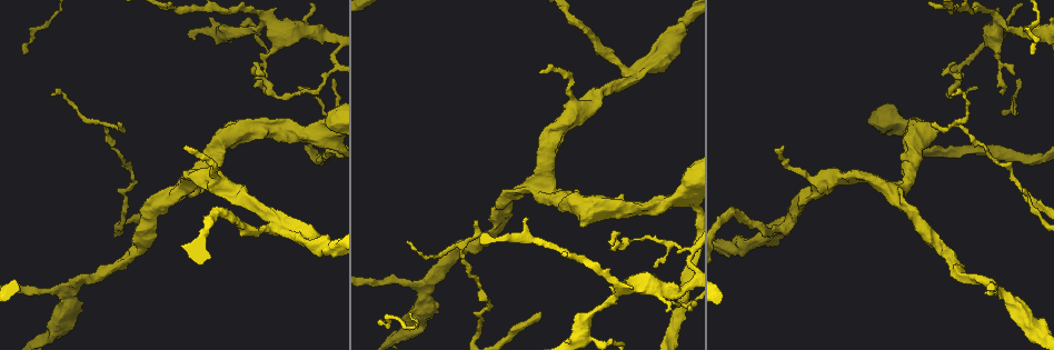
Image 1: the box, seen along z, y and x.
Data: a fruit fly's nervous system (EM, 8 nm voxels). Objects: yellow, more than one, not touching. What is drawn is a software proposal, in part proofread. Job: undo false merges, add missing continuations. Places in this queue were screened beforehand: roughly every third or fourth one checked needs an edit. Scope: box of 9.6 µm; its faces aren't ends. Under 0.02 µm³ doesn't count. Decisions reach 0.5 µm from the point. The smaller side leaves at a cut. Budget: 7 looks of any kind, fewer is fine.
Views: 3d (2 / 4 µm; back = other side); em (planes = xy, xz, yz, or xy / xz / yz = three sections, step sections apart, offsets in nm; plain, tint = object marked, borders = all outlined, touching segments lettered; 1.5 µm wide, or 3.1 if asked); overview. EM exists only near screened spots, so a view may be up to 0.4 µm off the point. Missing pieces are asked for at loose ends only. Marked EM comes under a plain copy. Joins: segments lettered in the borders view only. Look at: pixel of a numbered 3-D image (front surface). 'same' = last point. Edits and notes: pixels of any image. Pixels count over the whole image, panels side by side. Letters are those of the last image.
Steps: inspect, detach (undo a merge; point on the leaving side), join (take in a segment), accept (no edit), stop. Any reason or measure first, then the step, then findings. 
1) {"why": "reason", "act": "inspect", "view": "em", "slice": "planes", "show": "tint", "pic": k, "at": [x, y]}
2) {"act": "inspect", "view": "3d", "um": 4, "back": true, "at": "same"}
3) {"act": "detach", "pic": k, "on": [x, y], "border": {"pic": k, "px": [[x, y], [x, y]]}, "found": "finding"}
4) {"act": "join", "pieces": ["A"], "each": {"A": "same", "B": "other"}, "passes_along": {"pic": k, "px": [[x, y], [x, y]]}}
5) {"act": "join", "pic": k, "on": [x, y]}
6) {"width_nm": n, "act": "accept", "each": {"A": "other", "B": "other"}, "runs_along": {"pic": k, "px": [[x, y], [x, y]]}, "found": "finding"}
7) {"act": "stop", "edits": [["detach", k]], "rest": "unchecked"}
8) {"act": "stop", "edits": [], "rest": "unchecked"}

{"why": "three arms meet", "act": "inspect", "view": "em", "slice": "planes", "show": "tint", "pic": 1, "at": [785, 226]}

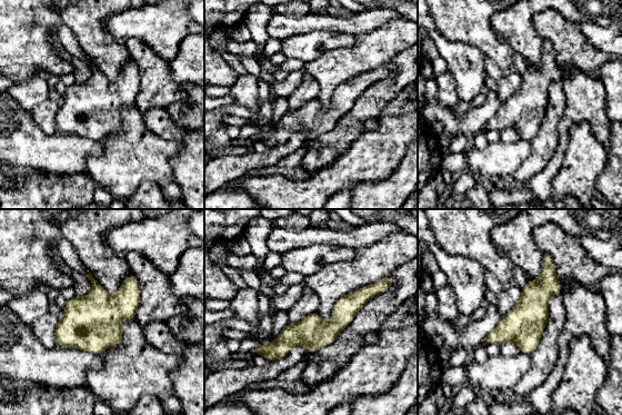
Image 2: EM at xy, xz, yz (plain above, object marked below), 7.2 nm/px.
{"act": "inspect", "view": "em", "slice": "planes", "show": "borders", "at": "same"}

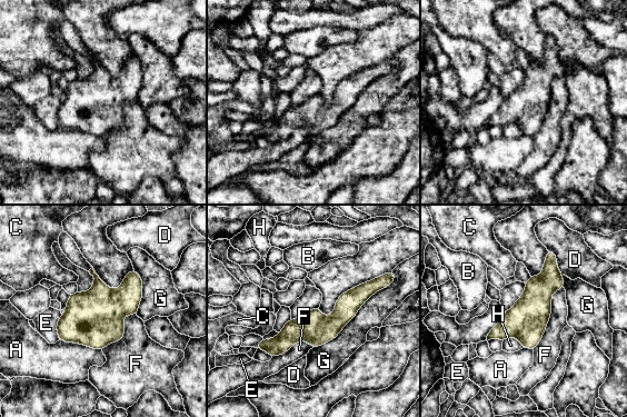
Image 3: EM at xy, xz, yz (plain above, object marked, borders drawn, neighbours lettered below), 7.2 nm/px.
{"act": "accept", "each": {"A": "other", "B": "other", "C": "other", "D": "other", "E": "other", "F": "other", "G": "other", "H": "other"}, "runs_along": {"pic": 3, "px": [[371, 288], [326, 329], [262, 347]]}, "found": "one neuron here"}

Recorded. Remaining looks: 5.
{"why": "branch stops here", "act": "inspect", "view": "3d", "um": 2, "pic": 1, "at": [475, 221]}

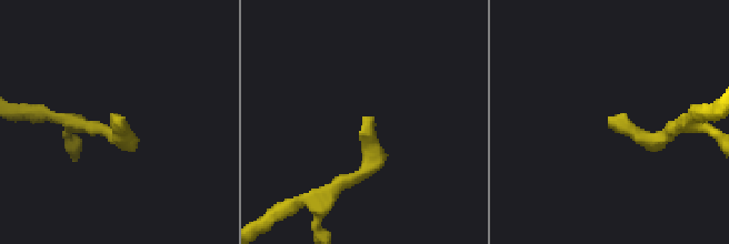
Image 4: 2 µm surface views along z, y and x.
{"act": "inspect", "view": "em", "slice": "planes", "show": "tint", "pic": 4, "at": [610, 117]}

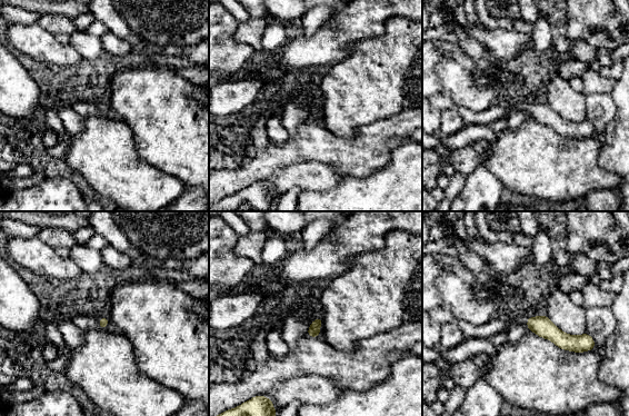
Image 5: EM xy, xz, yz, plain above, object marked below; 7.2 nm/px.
{"act": "inspect", "view": "em", "slice": "planes", "show": "borders", "at": "same"}

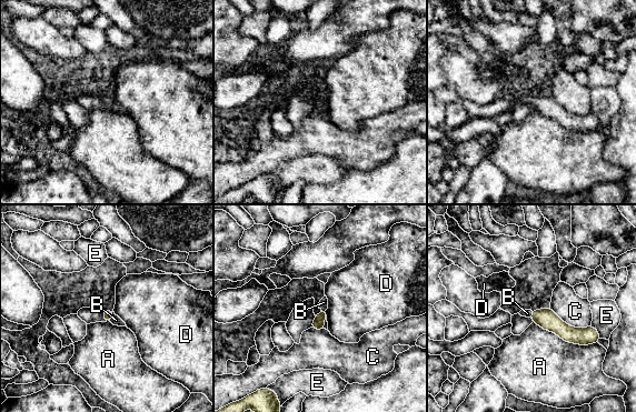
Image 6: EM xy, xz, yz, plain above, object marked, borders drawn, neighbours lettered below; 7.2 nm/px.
{"act": "join", "pic": 6, "on": [116, 320], "each": {"A": "other", "B": "same", "C": "other", "D": "other", "E": "other"}, "passes_along": {"pic": 6, "px": [[107, 314], [111, 318], [116, 320]]}, "found": "it goes on there"}

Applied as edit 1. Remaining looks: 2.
{"act": "stop", "edits": [["join", 6]], "rest": "unchecked"}

